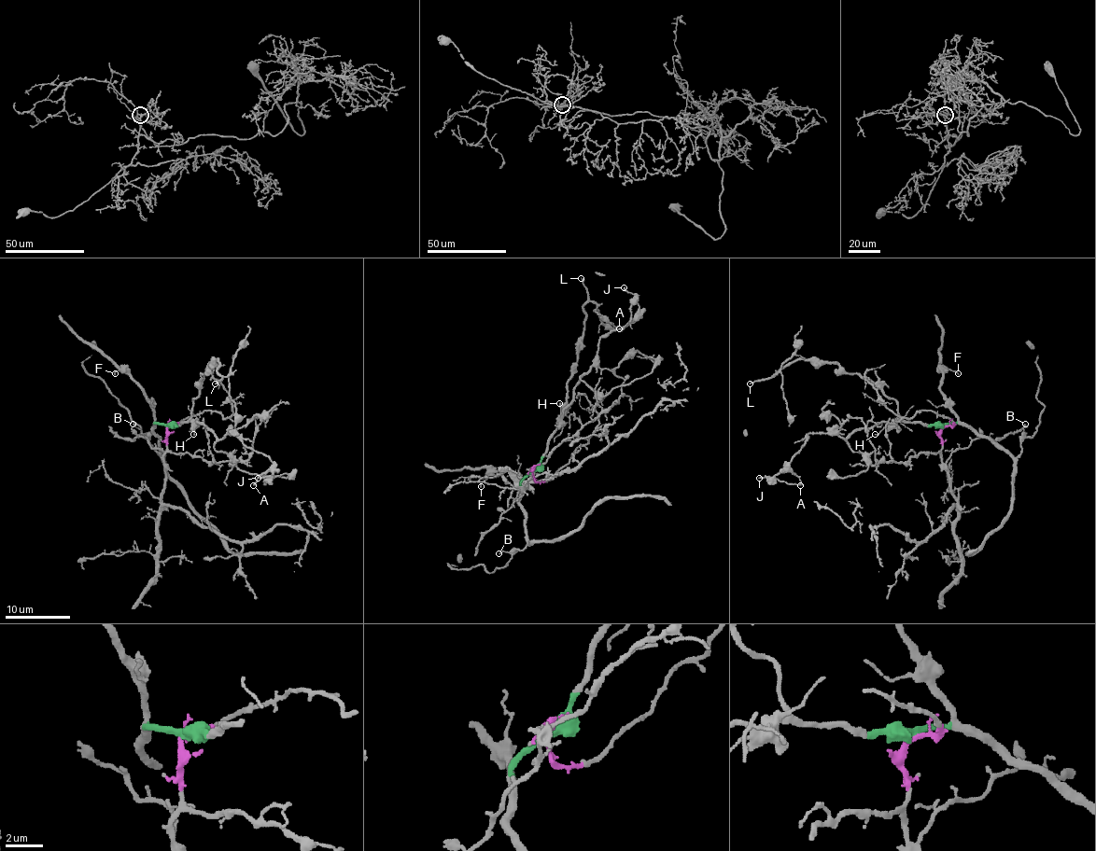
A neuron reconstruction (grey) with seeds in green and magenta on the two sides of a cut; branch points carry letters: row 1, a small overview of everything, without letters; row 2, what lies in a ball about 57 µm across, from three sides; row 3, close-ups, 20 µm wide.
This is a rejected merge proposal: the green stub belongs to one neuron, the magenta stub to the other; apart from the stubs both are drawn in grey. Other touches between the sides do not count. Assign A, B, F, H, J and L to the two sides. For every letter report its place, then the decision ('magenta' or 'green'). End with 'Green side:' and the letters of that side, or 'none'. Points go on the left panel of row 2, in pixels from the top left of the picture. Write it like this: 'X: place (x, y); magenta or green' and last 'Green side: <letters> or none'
A: place (253, 485); green
B: place (133, 424); green
F: place (115, 373); green
H: place (193, 434); green
J: place (258, 478); green
L: place (215, 383); green
Green side: A, B, F, H, J, L

